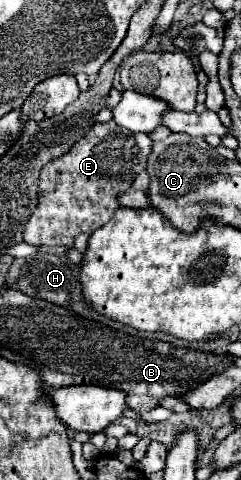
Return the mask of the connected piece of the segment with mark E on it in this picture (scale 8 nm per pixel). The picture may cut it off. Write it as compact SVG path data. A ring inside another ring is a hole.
M113 120L95 124L69 152L43 166L39 176L39 204L25 224L23 240L33 246L73 246L79 232L91 234L101 228L119 208L115 196L133 184L137 170L145 170L151 144L147 134L127 132Z

